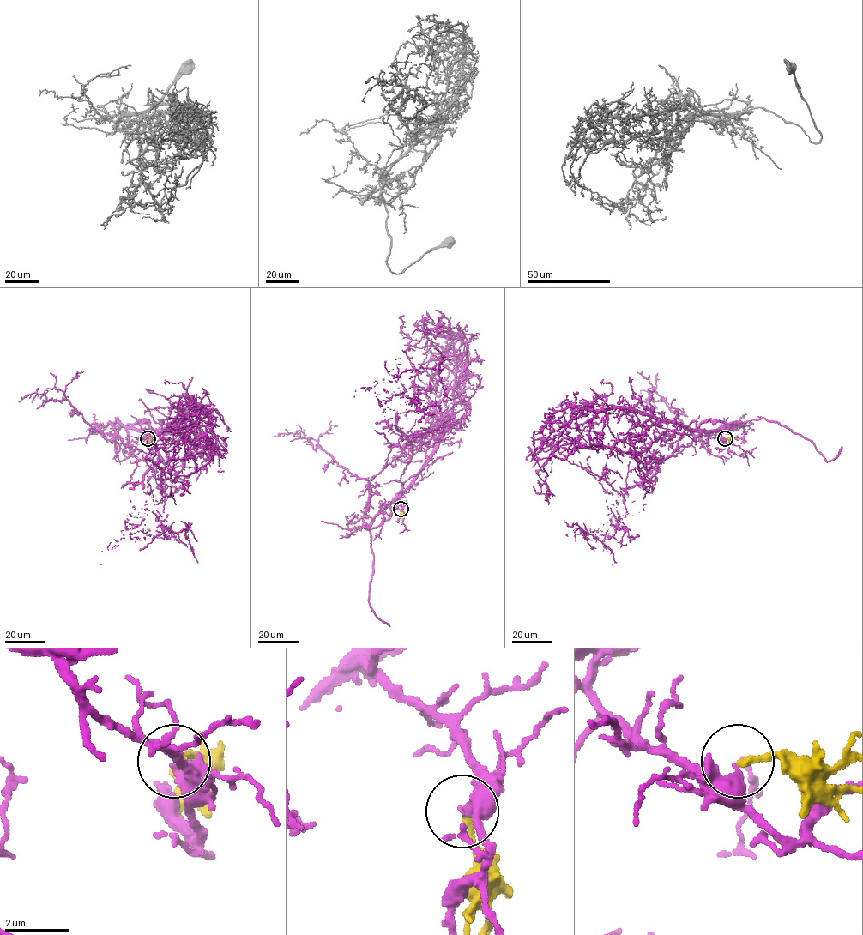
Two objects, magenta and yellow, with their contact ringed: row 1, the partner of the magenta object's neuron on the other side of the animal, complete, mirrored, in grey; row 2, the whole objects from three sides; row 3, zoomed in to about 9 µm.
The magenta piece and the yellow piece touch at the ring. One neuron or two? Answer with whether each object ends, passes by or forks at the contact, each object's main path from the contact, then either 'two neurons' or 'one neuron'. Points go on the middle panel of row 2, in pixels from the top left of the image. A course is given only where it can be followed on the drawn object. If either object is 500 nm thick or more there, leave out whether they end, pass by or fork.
magenta ends | yellow ends | magenta via (401, 509), (467, 412), (464, 352), (409, 338), (417, 411), (440, 405), (439, 364), (399, 371), (402, 350) | yellow via (401, 509), (402, 520) | two neurons

